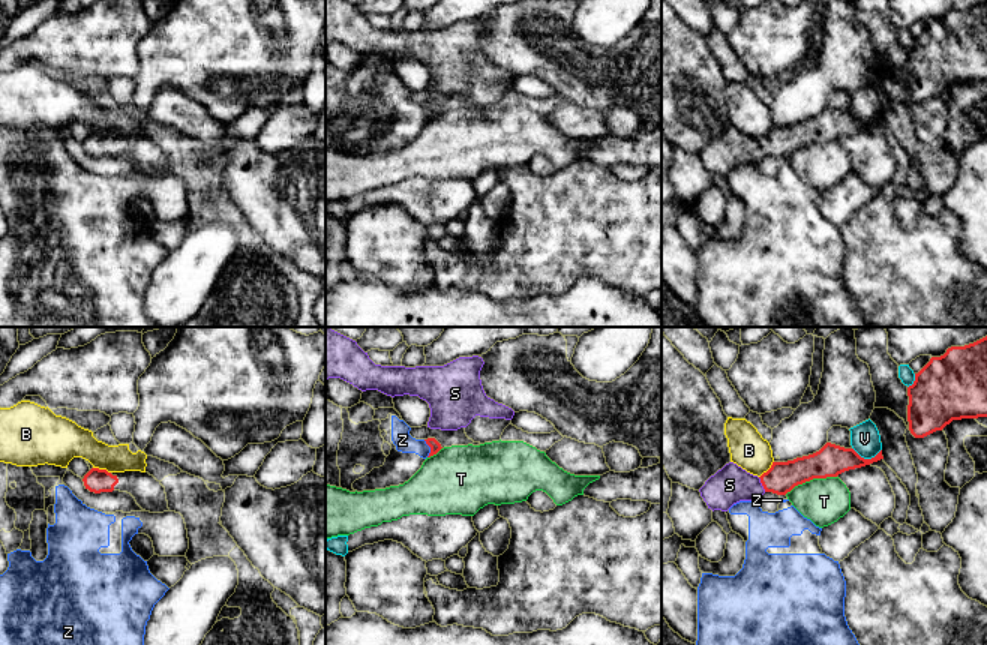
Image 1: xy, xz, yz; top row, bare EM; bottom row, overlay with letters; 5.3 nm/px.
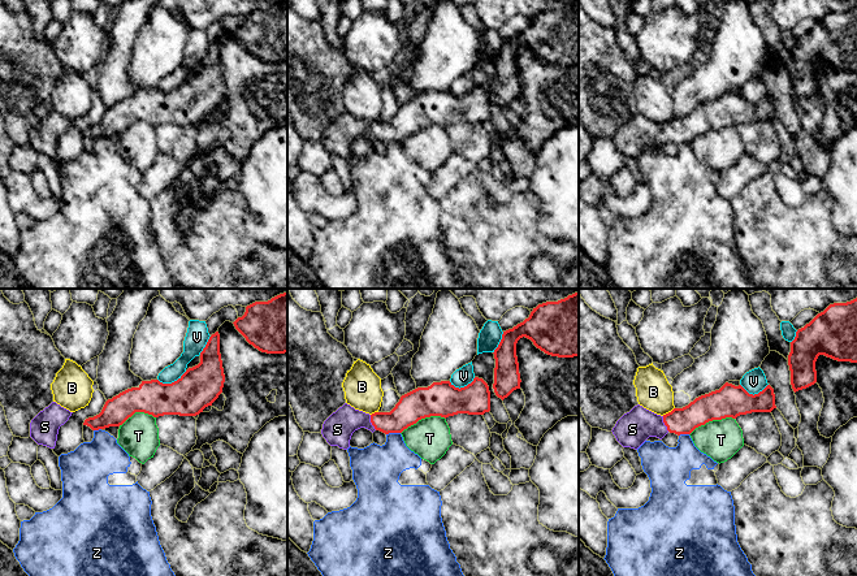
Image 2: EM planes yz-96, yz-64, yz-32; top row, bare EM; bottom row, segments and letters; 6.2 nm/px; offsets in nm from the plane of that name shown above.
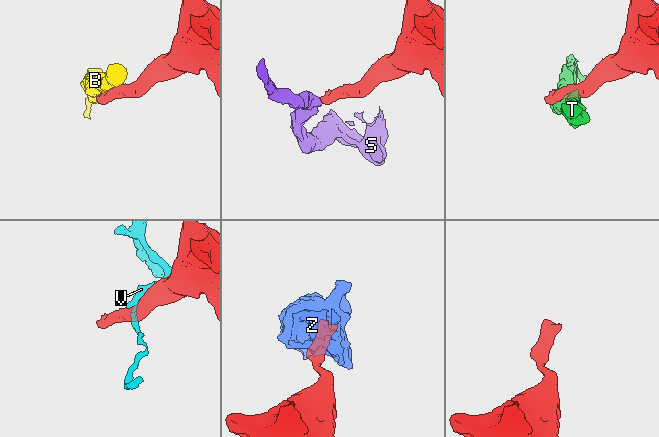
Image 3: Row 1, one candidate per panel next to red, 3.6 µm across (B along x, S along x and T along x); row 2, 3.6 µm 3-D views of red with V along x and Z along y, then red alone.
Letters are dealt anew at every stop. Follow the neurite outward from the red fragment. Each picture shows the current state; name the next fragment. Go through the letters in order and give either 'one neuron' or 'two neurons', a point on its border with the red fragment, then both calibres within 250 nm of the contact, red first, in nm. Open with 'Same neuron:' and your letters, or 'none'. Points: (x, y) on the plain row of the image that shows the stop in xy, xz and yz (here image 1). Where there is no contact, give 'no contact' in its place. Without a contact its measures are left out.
Same neuron: S
B: two neurons; meets red in xy at (102, 134); 130 nm thick on the red side, 200 nm on the other
S: one neuron; meets red in yz at (762, 149); 170 nm thick on the red side, 200 nm on the other
T: two neurons; meets red in yz at (810, 143); 170 nm thick on the red side, 240 nm on the other
V: two neurons; meets red in yz at (867, 123); 170 nm thick on the red side, 160 nm on the other
Z: two neurons; meets red in xz at (431, 113); 60 nm thick on the red side, 100 nm on the other

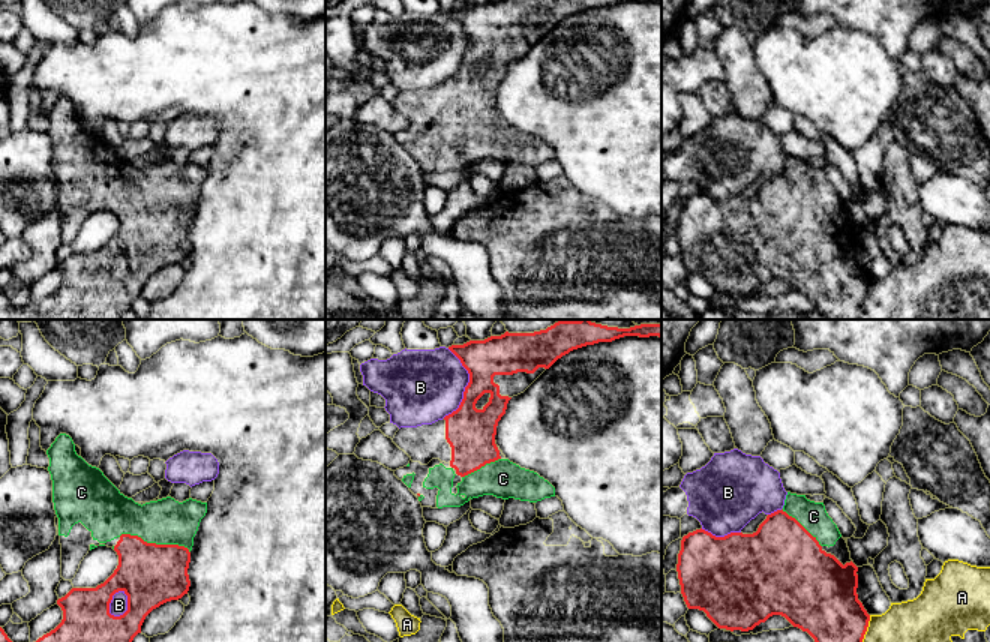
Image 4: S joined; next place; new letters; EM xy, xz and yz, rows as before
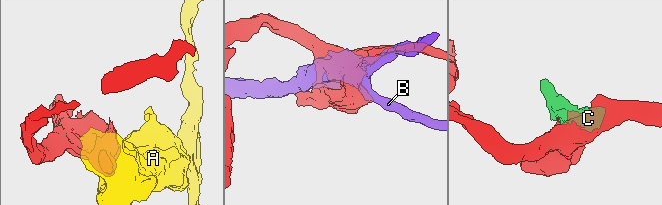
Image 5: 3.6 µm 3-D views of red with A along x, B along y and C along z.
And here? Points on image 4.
Same neuron: C
A: two neurons; meets red in yz at (864, 297); 340 nm thick on the red side, 480 nm on the other
B: two neurons; meets red in xz at (467, 50); 260 nm thick on the red side, 400 nm on the other
C: one neuron; meets red in xy at (155, 207); 340 nm thick on the red side, 240 nm on the other

